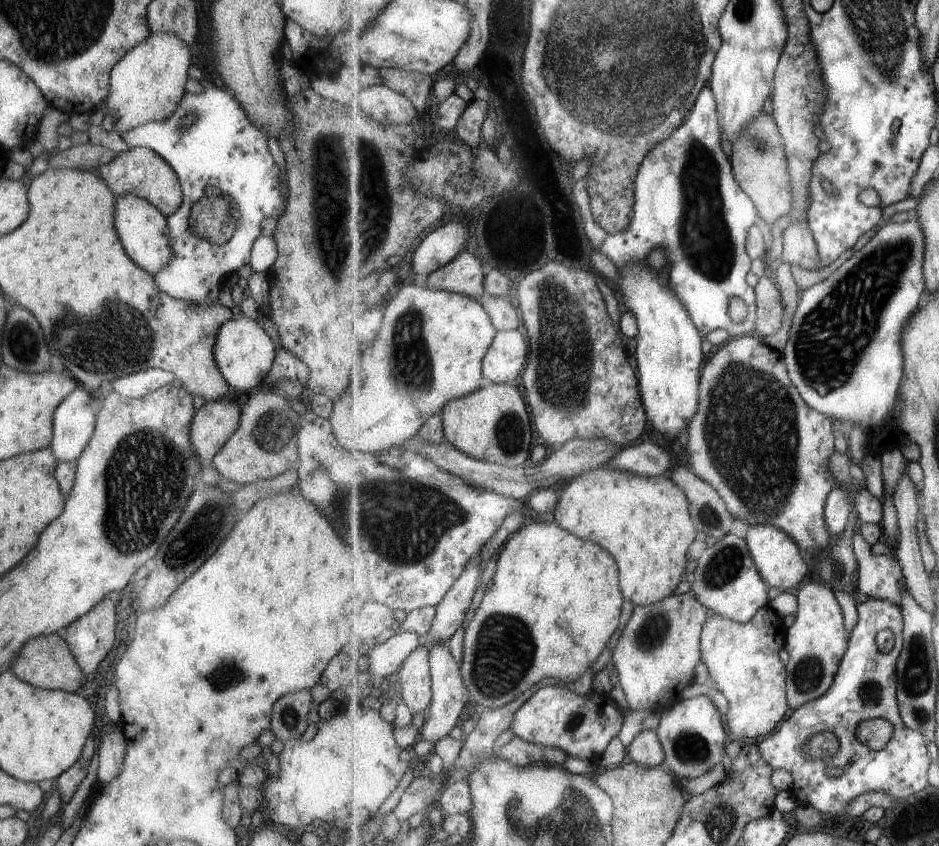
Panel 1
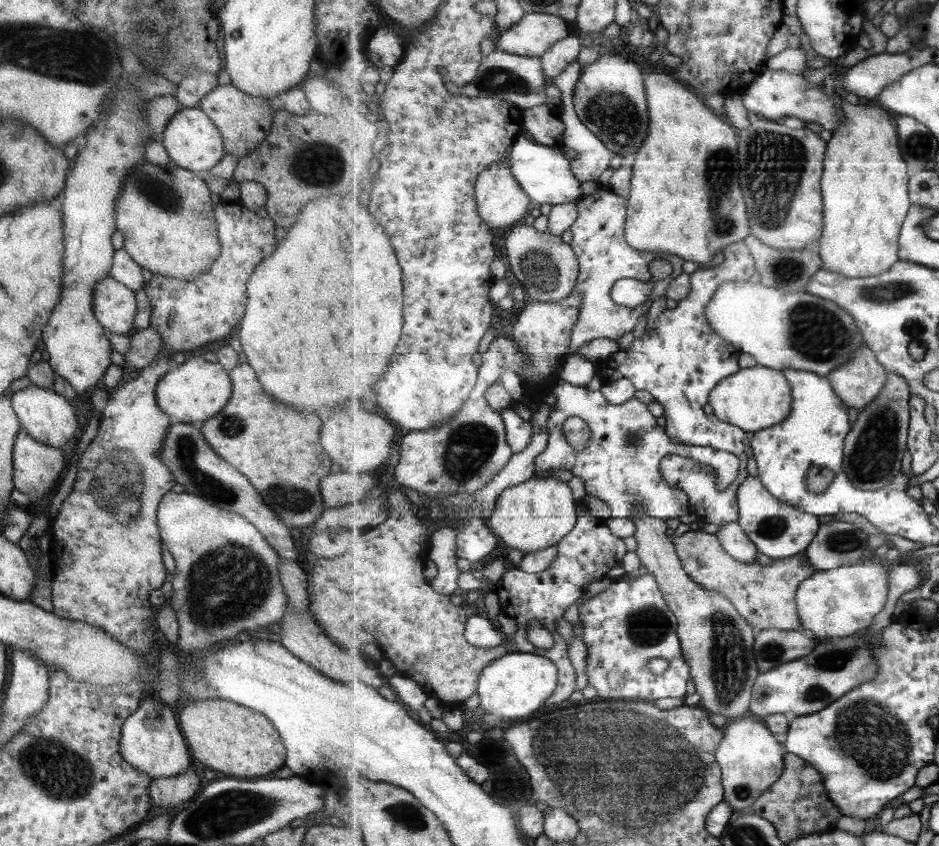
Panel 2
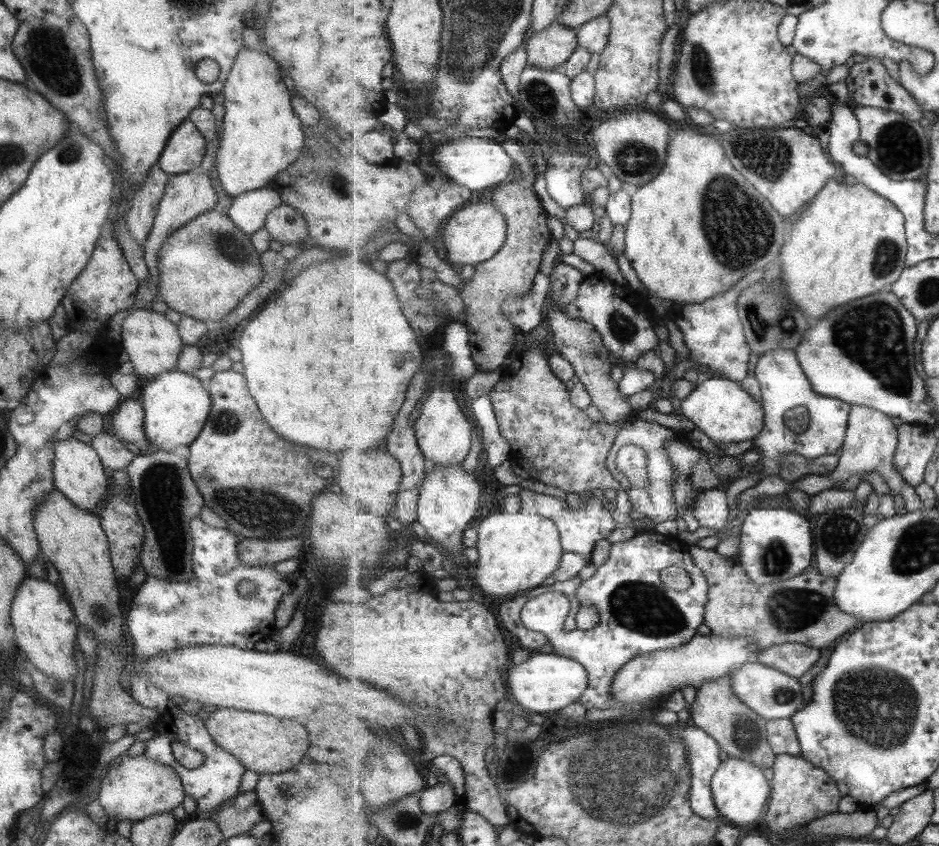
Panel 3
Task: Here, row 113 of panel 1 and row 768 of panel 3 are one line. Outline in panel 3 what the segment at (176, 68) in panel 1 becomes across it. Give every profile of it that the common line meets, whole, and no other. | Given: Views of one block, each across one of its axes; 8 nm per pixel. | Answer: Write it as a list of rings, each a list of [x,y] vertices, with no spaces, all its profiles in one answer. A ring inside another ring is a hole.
[[[142,754],[138,756],[123,755],[108,766],[99,785],[97,800],[99,800],[99,804],[101,804],[101,808],[107,814],[108,819],[115,819],[117,823],[127,820],[133,824],[154,814],[171,812],[181,804],[183,796],[184,790],[179,775],[171,767],[151,761]]]

